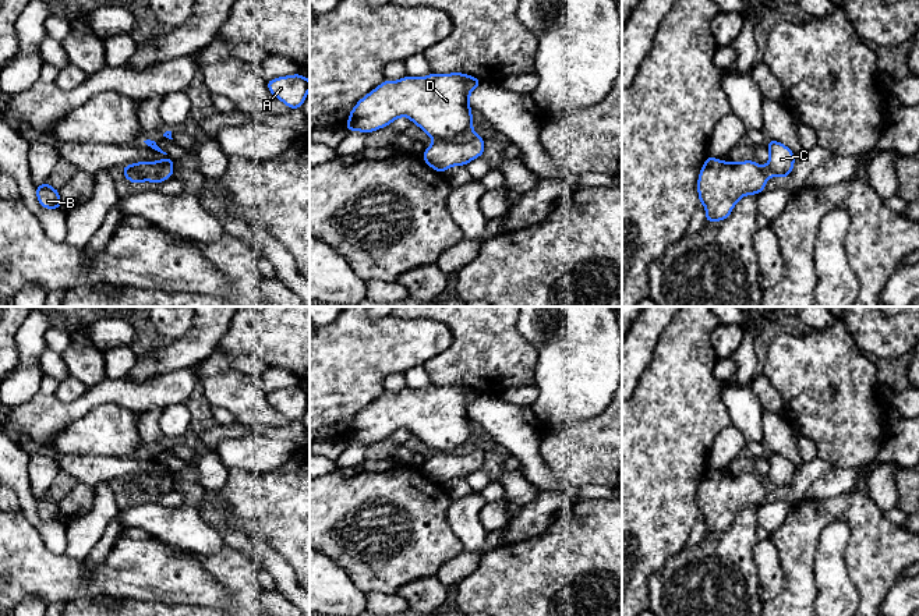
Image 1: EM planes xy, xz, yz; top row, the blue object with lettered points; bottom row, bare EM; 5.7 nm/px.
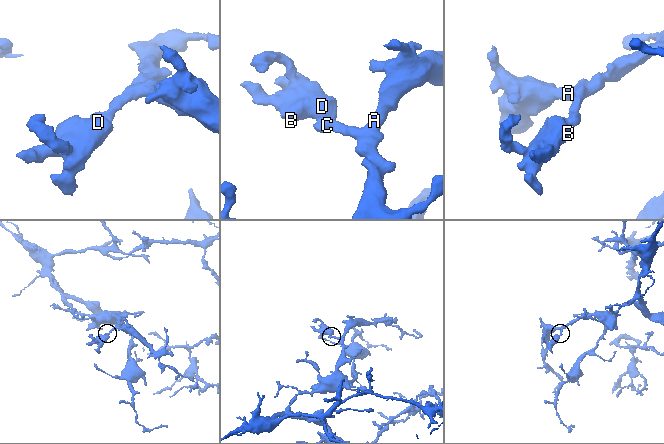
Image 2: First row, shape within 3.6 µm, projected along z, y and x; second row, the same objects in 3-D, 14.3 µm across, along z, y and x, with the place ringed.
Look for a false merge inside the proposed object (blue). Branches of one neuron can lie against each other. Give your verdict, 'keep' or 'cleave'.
keep

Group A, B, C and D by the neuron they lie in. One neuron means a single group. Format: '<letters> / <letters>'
A B C D

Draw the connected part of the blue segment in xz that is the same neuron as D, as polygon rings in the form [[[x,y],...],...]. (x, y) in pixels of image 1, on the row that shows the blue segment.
[[[431,72],[427,77],[385,79],[354,105],[344,128],[371,134],[390,125],[396,118],[409,117],[413,125],[434,139],[421,155],[432,170],[443,173],[453,166],[467,166],[476,157],[484,156],[485,139],[473,130],[470,107],[470,93],[481,84],[483,81],[464,72]]]

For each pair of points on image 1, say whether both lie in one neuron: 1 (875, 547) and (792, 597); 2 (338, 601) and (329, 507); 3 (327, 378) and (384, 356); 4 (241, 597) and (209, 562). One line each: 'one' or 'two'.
1: one
2: two
3: one
4: one

